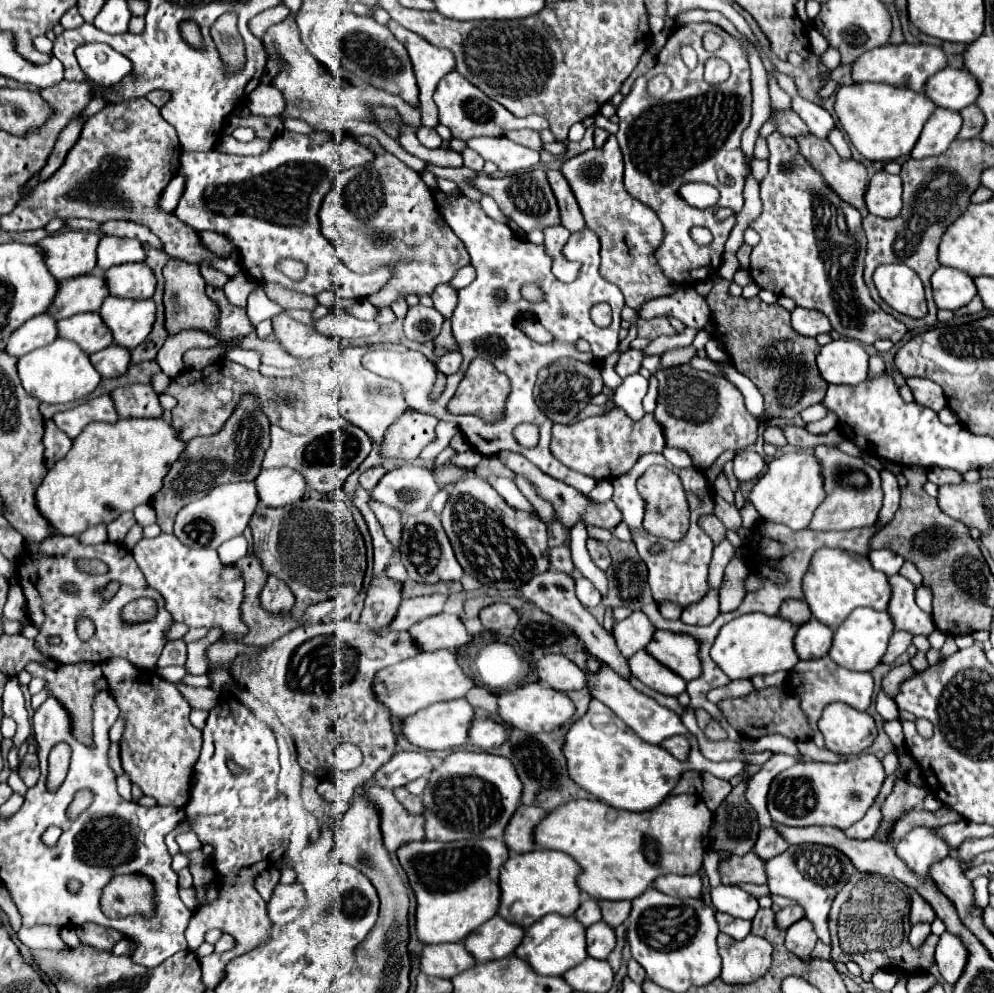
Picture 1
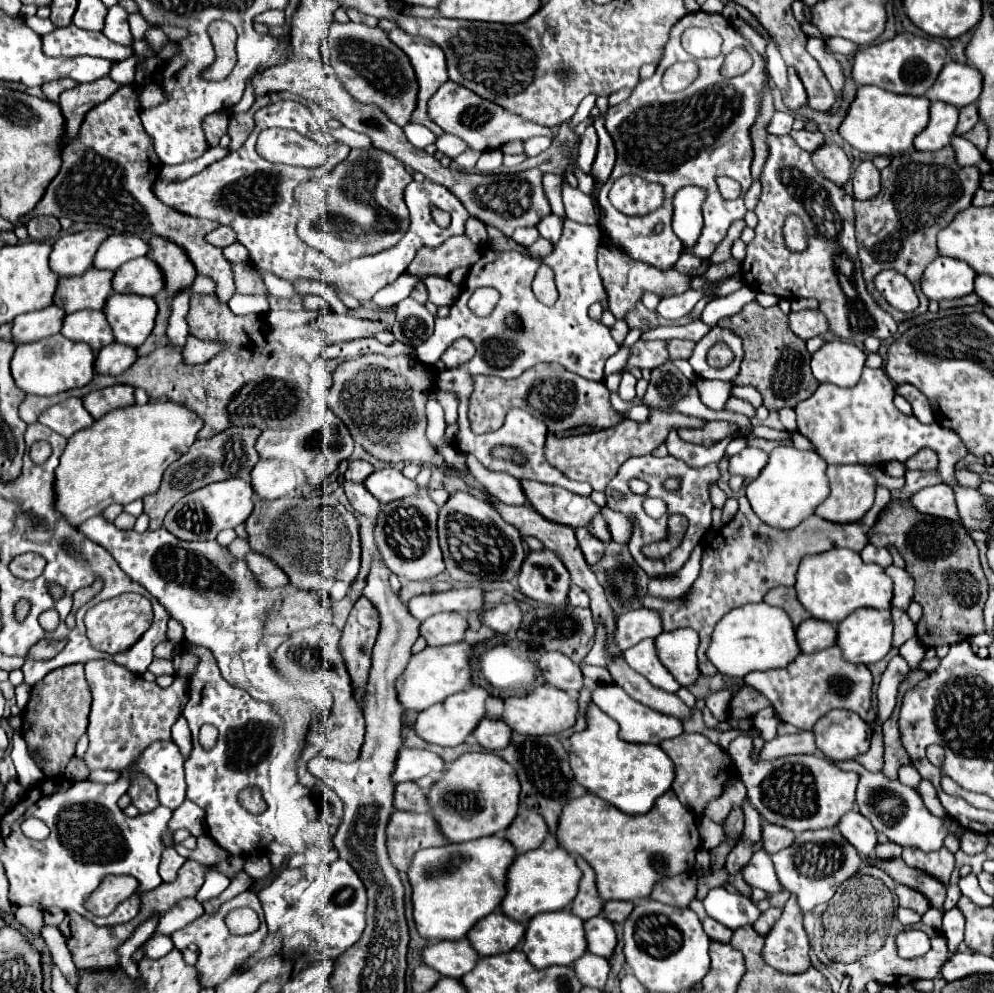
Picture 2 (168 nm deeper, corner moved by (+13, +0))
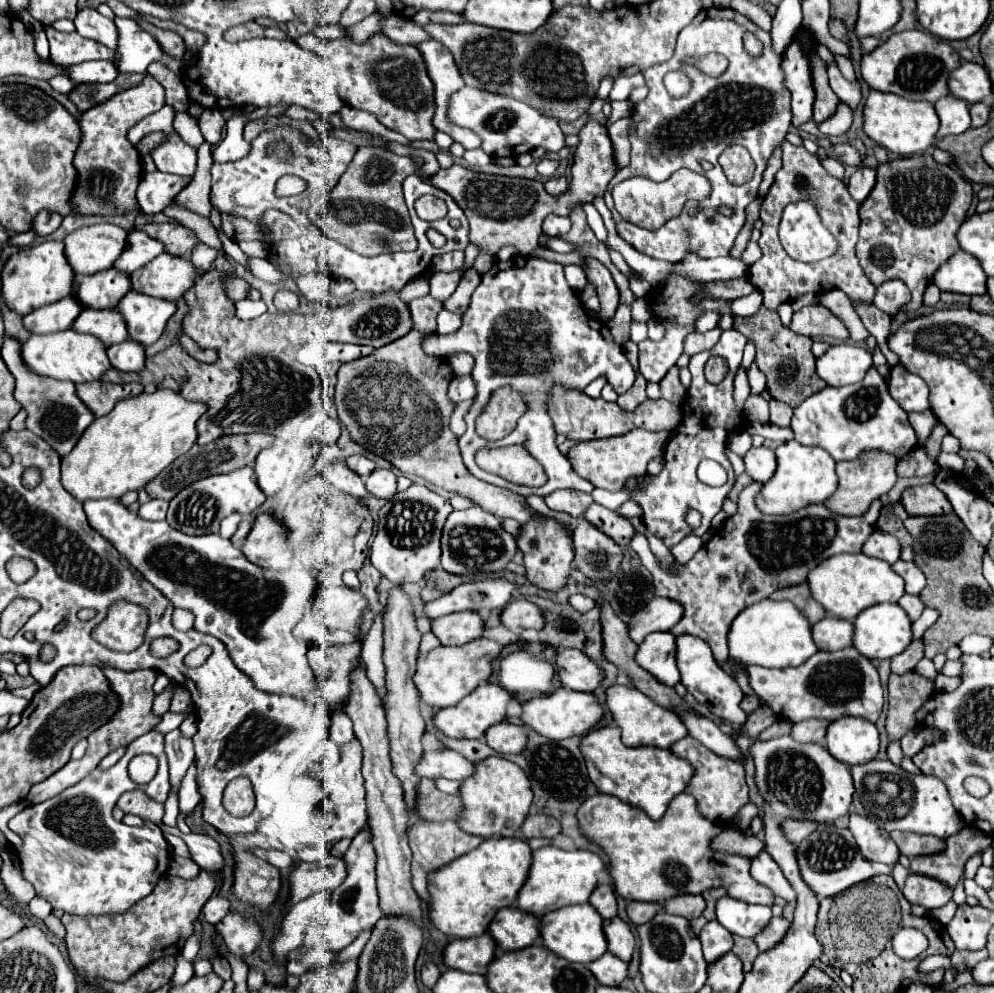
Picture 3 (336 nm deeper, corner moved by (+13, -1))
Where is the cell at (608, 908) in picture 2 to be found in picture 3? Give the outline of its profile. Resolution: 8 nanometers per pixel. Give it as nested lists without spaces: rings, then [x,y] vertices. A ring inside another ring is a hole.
[[[629,902],[629,906],[627,906],[627,914],[629,914],[631,922],[635,922],[635,924],[649,922],[649,918],[661,910],[663,910],[661,904],[655,904],[655,902]]]

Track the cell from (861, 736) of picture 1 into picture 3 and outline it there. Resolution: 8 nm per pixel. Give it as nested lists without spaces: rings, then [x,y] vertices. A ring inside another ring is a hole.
[[[839,718],[827,730],[827,748],[829,752],[853,766],[871,762],[879,752],[879,732],[873,722],[863,718]]]

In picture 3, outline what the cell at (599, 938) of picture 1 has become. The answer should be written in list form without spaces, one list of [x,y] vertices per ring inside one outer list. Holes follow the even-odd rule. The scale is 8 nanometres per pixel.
[[[615,916],[611,920],[605,920],[603,928],[605,928],[609,952],[613,952],[621,960],[629,962],[633,956],[633,950],[635,950],[635,936],[633,936],[629,924],[623,922],[619,916]]]

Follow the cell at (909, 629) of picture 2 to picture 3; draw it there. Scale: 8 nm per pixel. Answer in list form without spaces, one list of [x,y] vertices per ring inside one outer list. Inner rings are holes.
[[[905,594],[901,600],[899,600],[899,606],[903,606],[903,610],[909,614],[911,620],[917,620],[921,616],[921,612],[925,610],[923,602],[921,602],[921,596],[913,596],[913,594]]]

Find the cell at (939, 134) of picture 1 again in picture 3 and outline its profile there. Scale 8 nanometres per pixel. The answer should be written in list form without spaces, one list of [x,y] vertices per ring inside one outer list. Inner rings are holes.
[[[945,96],[939,102],[935,102],[935,110],[941,118],[941,128],[937,138],[949,134],[963,134],[971,128],[971,116],[969,116],[969,104],[955,96]]]

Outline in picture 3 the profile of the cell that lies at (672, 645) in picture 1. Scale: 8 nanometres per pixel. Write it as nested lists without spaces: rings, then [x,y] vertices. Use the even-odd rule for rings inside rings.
[[[679,636],[677,638],[677,668],[681,672],[681,684],[695,696],[699,704],[705,704],[711,714],[719,716],[721,720],[743,724],[747,720],[747,714],[739,708],[739,702],[743,700],[743,692],[737,686],[735,678],[729,674],[723,674],[719,664],[715,662],[711,648],[695,636]]]

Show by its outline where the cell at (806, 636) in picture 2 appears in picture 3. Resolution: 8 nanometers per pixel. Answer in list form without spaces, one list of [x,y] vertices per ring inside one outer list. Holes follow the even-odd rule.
[[[827,616],[821,622],[813,624],[813,640],[819,650],[841,650],[847,646],[853,646],[851,634],[853,626],[847,620]]]

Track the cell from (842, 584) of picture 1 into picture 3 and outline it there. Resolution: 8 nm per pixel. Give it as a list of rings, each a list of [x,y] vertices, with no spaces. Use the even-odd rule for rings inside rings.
[[[837,554],[821,562],[817,570],[811,570],[807,578],[811,586],[811,594],[817,602],[821,602],[829,616],[853,620],[861,610],[881,604],[881,602],[899,602],[905,594],[905,582],[899,574],[893,572],[891,564],[881,558],[871,558],[859,554]]]

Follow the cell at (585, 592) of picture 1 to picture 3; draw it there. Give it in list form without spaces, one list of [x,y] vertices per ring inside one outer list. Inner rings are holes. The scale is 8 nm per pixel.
[[[573,594],[573,596],[569,598],[569,604],[571,604],[577,612],[587,612],[587,610],[591,610],[591,608],[595,606],[595,602],[593,602],[591,598],[583,596],[583,594]]]

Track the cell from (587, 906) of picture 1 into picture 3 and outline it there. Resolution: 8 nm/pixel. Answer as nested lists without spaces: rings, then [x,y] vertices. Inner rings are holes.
[[[599,884],[597,890],[591,894],[589,902],[597,908],[597,912],[599,912],[603,918],[613,918],[613,916],[617,916],[617,898],[615,898],[615,892],[613,892],[611,886]]]

